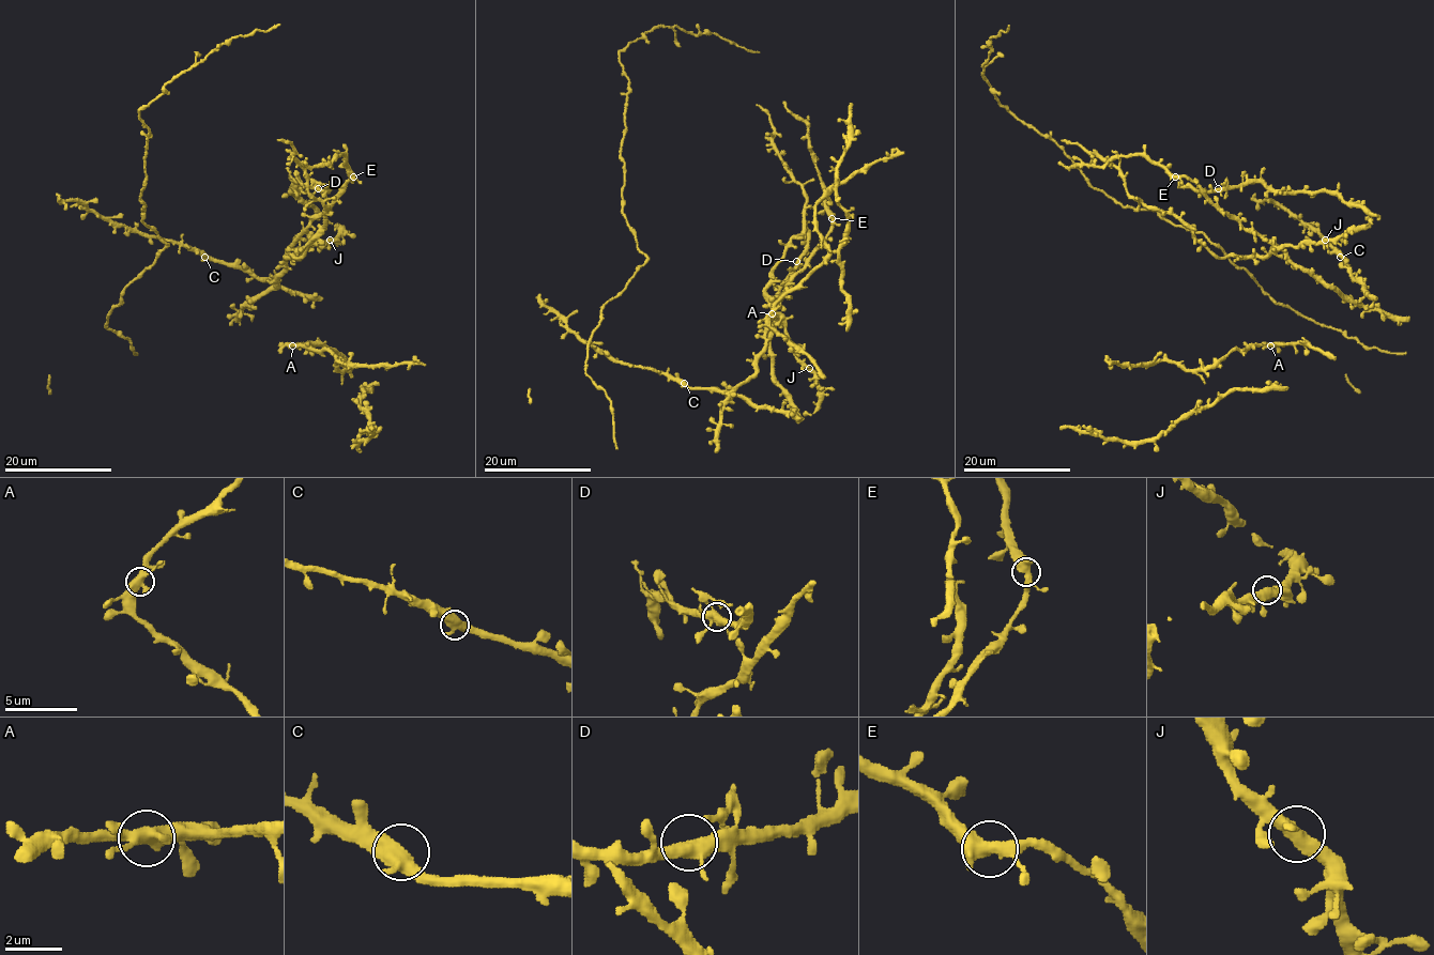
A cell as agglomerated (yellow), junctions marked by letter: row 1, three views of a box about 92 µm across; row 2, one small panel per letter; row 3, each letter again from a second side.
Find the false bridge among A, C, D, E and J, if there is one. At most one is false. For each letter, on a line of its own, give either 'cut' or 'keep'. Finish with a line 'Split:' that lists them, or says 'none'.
A: keep
C: keep
D: keep
E: keep
J: keep
Split: none

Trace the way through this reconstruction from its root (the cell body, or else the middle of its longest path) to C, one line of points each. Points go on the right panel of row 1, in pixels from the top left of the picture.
C: (1320, 234), (1340, 257)

